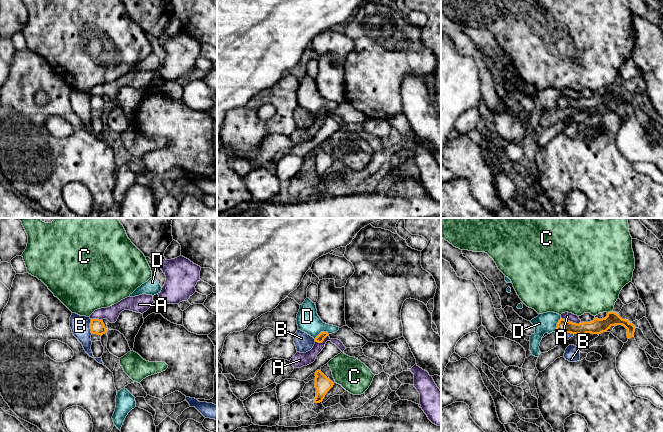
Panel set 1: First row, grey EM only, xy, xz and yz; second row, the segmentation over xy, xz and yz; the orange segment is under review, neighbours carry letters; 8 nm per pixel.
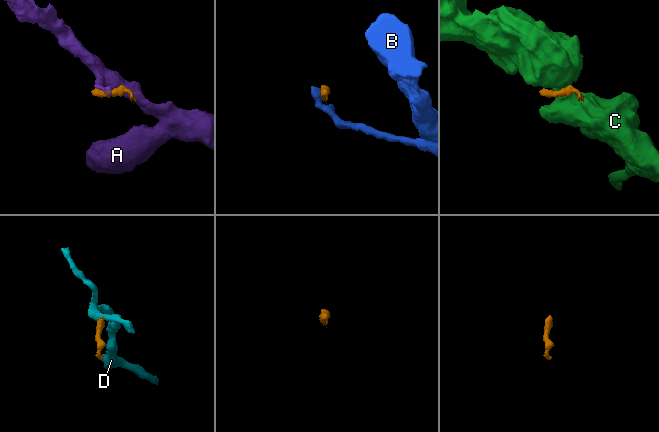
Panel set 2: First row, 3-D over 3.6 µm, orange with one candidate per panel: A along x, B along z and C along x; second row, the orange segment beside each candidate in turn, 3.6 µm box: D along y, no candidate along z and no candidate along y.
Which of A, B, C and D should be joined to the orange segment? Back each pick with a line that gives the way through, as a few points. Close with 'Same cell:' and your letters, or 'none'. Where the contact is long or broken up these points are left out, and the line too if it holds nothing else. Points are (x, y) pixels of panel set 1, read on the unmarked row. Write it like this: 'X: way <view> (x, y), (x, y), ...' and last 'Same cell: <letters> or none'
Same cell: none

